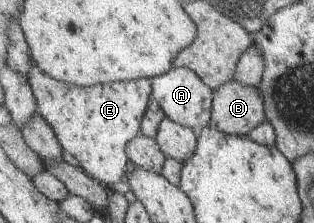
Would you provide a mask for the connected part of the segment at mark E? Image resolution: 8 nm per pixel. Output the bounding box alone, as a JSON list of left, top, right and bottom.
[27,61,154,188]

